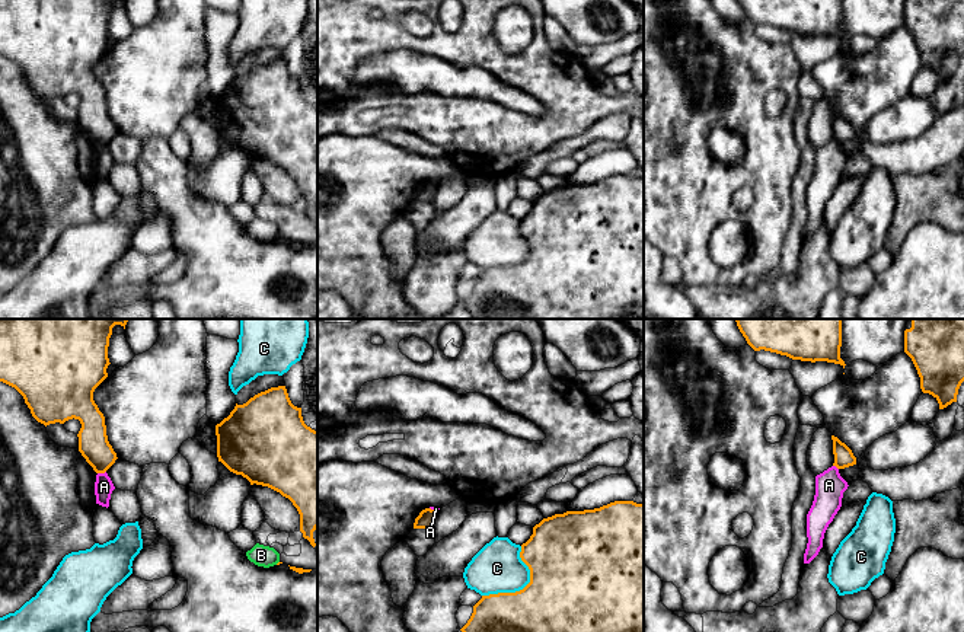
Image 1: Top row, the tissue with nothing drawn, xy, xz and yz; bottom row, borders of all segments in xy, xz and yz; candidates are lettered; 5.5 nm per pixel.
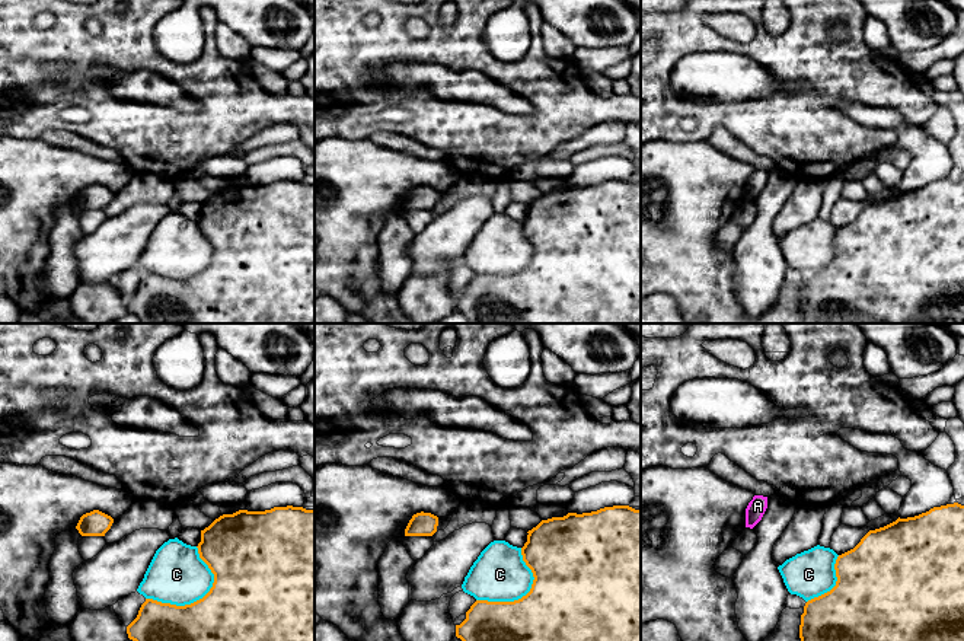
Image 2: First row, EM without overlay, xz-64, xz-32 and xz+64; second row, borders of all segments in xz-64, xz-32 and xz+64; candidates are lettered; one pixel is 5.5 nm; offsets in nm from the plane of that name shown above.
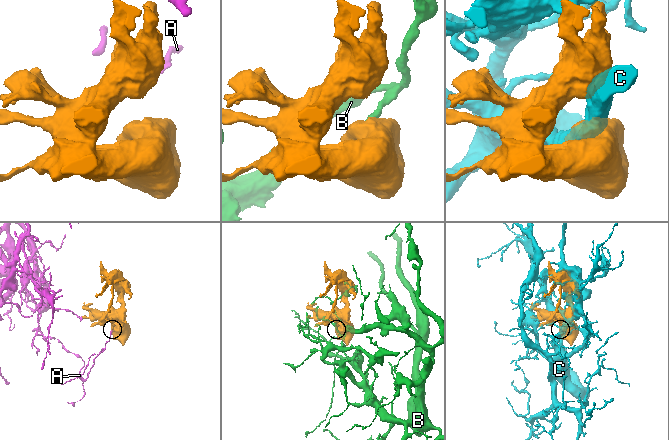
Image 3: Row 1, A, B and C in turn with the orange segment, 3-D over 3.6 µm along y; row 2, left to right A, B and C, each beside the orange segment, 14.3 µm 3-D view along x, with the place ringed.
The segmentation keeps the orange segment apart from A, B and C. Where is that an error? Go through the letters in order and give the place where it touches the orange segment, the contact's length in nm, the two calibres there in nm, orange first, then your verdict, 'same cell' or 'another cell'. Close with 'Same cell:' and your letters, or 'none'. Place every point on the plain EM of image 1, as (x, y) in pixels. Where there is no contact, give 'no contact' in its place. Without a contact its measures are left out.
A: contact xy (101, 146); length 50 nm; calibres 170 and 110 nm; another cell
B: no contact; another cell
C: contact xz (524, 261); length 360 nm; calibres 500 and 280 nm; another cell
Same cell: none

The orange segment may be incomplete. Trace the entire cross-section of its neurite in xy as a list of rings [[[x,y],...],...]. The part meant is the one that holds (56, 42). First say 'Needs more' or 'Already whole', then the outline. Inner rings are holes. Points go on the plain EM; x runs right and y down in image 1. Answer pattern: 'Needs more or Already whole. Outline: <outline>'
Already whole. Outline: [[[0,0],[0,55],[15,61],[45,100],[79,93],[79,125],[96,147],[105,147],[118,133],[108,115],[105,90],[93,74],[95,63],[108,51],[112,1]]]

